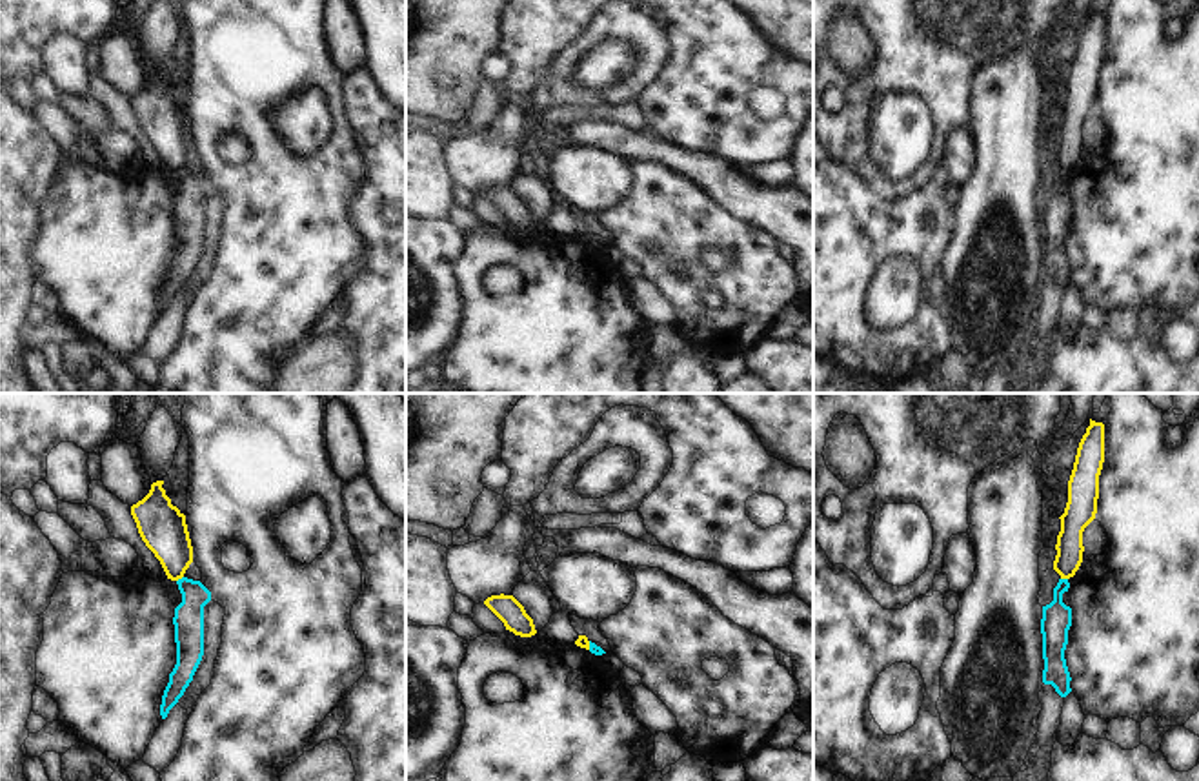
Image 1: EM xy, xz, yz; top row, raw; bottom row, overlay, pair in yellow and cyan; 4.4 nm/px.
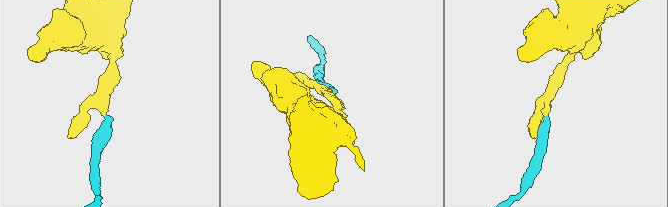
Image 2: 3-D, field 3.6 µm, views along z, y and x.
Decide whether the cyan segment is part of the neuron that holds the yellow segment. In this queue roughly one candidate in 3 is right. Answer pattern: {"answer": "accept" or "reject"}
{"answer": "reject"}

